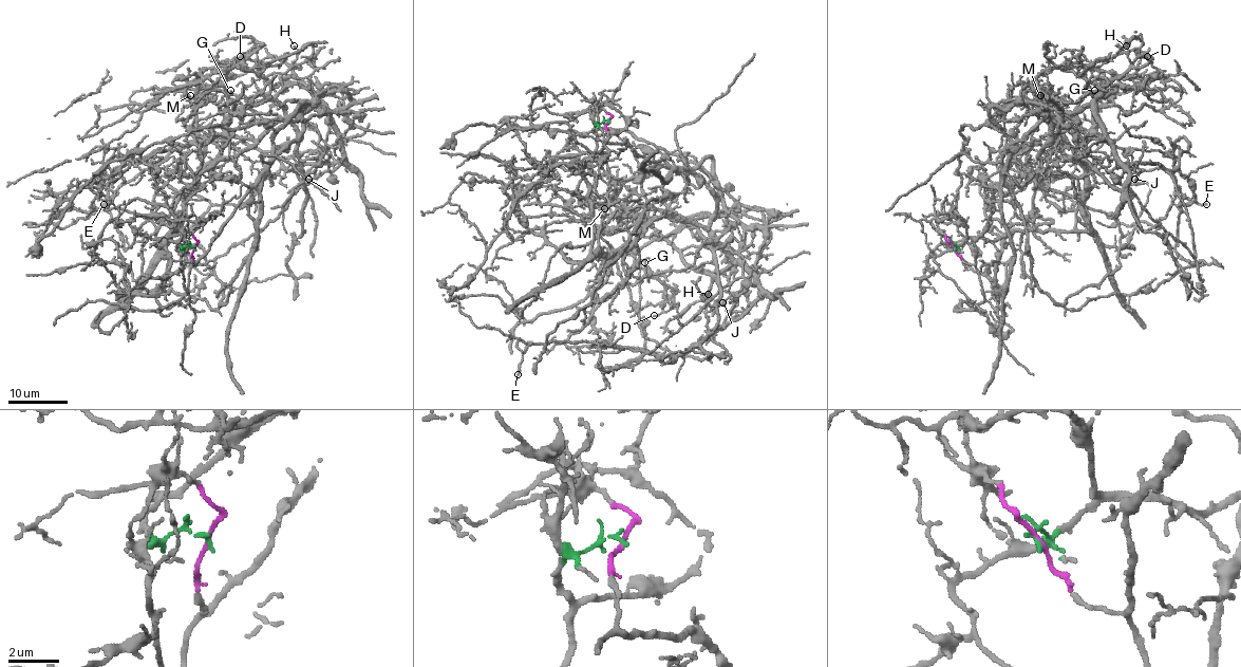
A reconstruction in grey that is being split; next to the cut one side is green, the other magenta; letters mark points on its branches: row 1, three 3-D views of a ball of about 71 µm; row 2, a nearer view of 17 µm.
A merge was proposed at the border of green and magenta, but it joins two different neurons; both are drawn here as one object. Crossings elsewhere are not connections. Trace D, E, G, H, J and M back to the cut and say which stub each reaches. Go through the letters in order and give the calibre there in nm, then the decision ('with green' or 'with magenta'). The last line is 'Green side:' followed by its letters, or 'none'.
D: calibre 140 nm; with green
E: calibre 200 nm; with magenta
G: calibre 130 nm; with magenta
H: calibre 100 nm; with magenta
J: calibre 140 nm; with magenta
M: calibre 100 nm; with green
Green side: D, M

